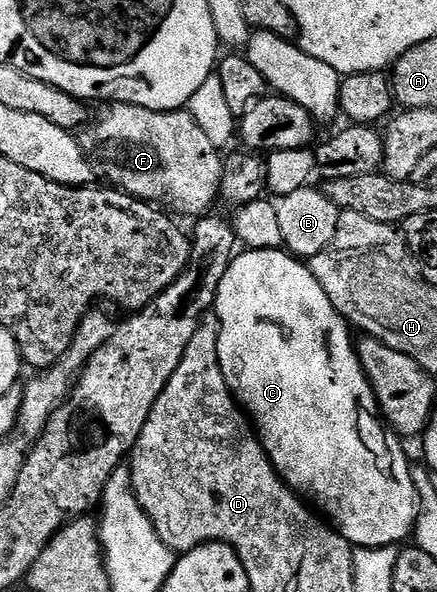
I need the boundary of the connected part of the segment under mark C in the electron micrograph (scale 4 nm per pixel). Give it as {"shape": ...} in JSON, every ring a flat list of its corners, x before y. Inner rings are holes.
{"shape":[[245,249,233,257,226,276,222,276,222,284,218,288,214,307,214,317,220,321,218,360,222,368,222,376,233,398,246,411,266,456,272,461,272,467,279,472,286,485,307,499,331,523,336,533,341,534,352,543,353,547,385,547,403,543,405,541,403,538,407,534,409,537,415,531,416,518,420,515,420,497,412,475,413,463,408,462,408,454,404,451,405,443,401,441,396,431,389,427,380,413,380,405,376,403,374,388,362,368,360,357,356,354,354,337,352,338,353,331,343,316,336,311,334,304,330,304,330,296,322,292,322,284,314,280,311,269,301,259,283,249]]}

